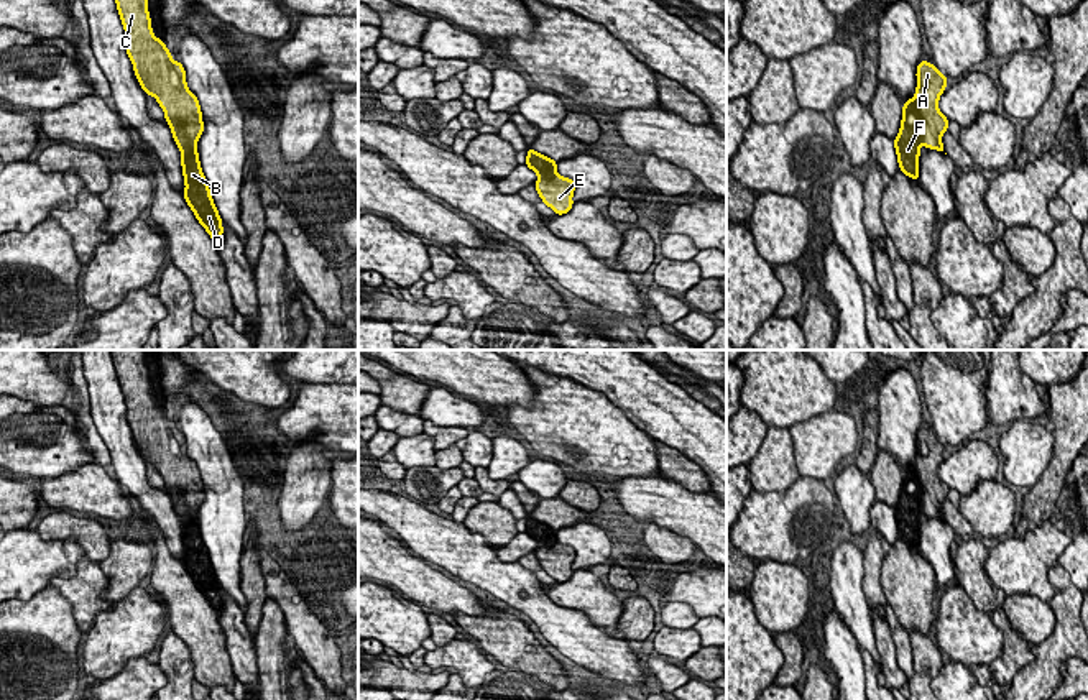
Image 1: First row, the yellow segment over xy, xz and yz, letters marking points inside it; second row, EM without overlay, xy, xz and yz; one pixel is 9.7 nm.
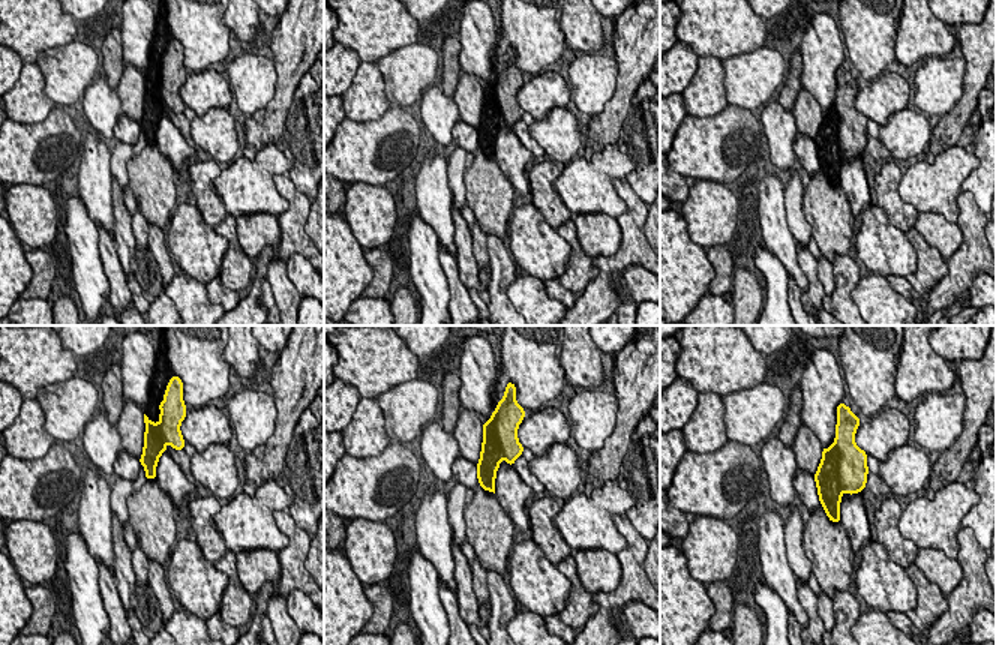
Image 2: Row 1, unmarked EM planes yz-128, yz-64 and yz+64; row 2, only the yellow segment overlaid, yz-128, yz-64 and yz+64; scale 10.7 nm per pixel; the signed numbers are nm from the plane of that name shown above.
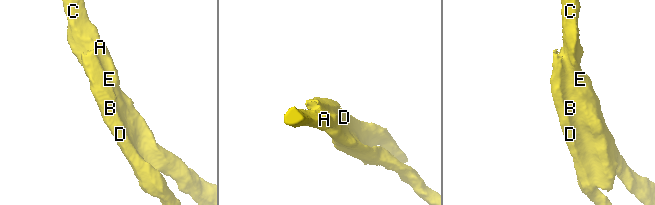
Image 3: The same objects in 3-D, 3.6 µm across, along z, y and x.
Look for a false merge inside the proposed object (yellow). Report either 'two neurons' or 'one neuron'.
two neurons

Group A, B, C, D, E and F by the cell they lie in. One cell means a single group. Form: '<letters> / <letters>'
A C E / B D F

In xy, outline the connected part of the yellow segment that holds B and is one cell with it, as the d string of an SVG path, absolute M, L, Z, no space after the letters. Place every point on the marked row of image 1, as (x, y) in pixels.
M192 148L181 150L181 166L184 176L184 199L199 223L219 245L224 235L222 219L210 196L207 179L202 173L199 153Z

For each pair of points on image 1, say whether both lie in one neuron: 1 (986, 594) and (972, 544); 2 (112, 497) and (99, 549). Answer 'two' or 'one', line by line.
1: one
2: two

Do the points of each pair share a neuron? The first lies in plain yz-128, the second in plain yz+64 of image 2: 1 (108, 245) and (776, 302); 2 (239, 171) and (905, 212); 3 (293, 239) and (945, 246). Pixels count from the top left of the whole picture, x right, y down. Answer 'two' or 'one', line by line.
1: two
2: two
3: two

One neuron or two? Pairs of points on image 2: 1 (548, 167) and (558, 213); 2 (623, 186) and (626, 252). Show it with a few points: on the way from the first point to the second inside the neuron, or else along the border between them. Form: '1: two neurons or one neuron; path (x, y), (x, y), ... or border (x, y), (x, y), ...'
1: one neuron; path (546, 179), (548, 201)
2: one neuron; path (632, 203), (632, 236)

